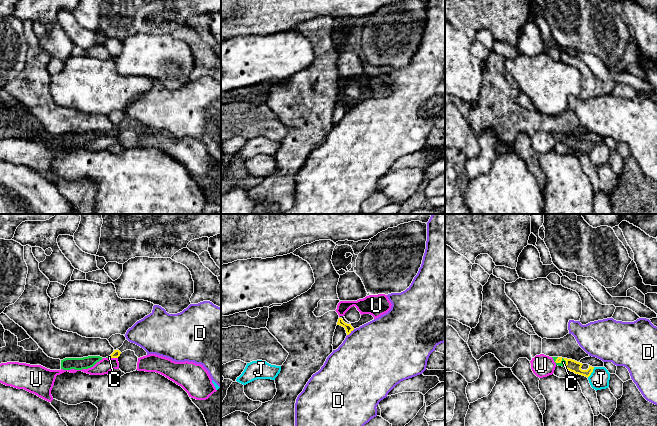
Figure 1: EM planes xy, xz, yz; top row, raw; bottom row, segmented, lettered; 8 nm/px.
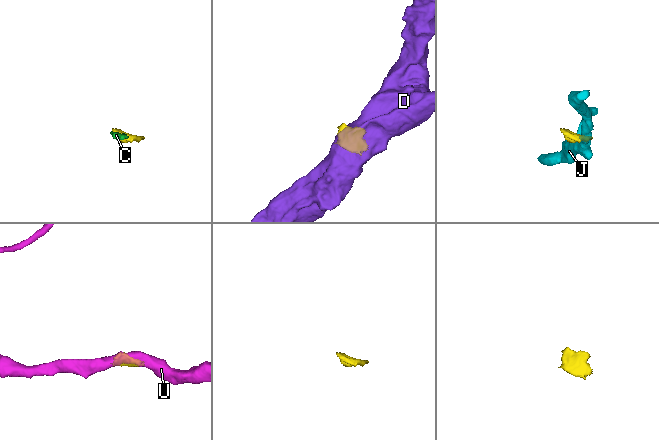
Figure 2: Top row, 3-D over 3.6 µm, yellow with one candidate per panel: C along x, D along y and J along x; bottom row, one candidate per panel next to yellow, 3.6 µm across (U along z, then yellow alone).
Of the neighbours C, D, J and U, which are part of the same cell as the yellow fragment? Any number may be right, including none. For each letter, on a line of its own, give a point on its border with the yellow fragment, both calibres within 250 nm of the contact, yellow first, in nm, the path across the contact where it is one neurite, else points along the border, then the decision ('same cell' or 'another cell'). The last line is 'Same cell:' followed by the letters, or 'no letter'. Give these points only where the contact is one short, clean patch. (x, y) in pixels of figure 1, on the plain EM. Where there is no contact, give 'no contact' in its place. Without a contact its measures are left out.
C: contact yz (561, 136); calibres 50 and 50 nm; way yz (559, 135), (561, 136), (563, 138); same cell
D: contact xz (350, 108); calibres 60 and 500 nm; another cell
J: contact yz (592, 147); calibres 90 and 160 nm; another cell
U: contact xy (114, 133); calibres 60 and 120 nm; another cell
Same cell: C

